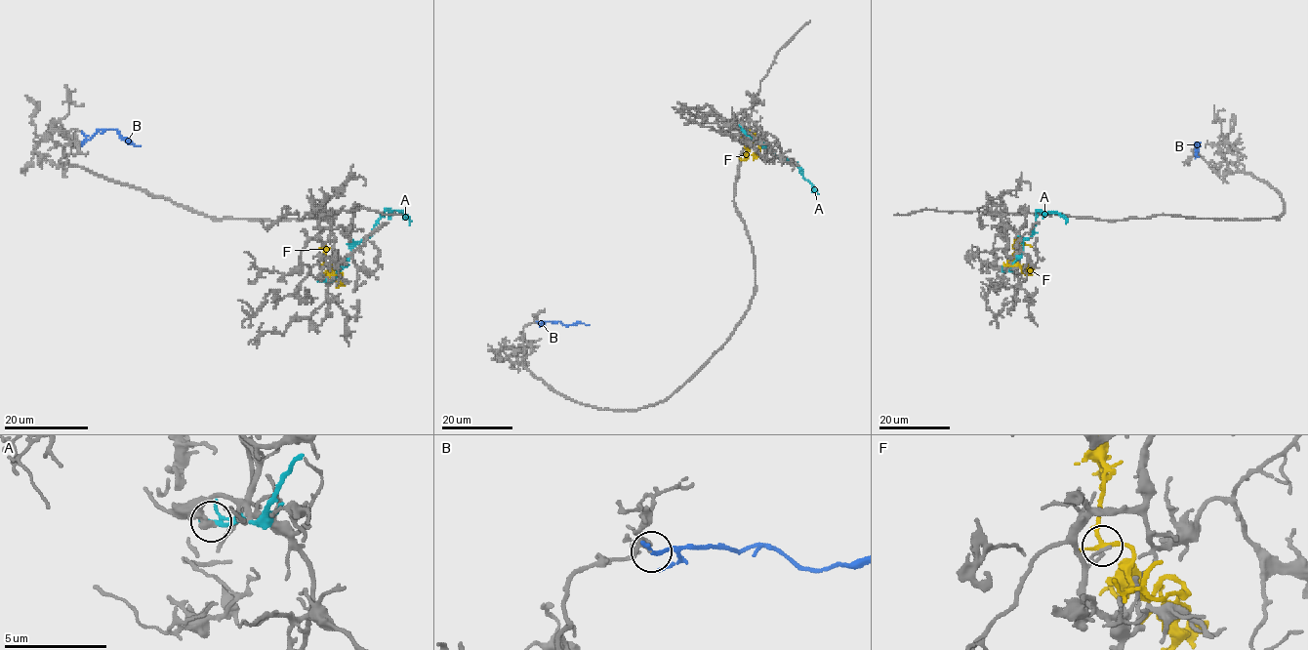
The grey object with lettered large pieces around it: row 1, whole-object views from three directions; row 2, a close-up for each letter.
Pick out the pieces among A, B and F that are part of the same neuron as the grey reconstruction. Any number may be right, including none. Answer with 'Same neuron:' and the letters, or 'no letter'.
Same neuron: no letter

